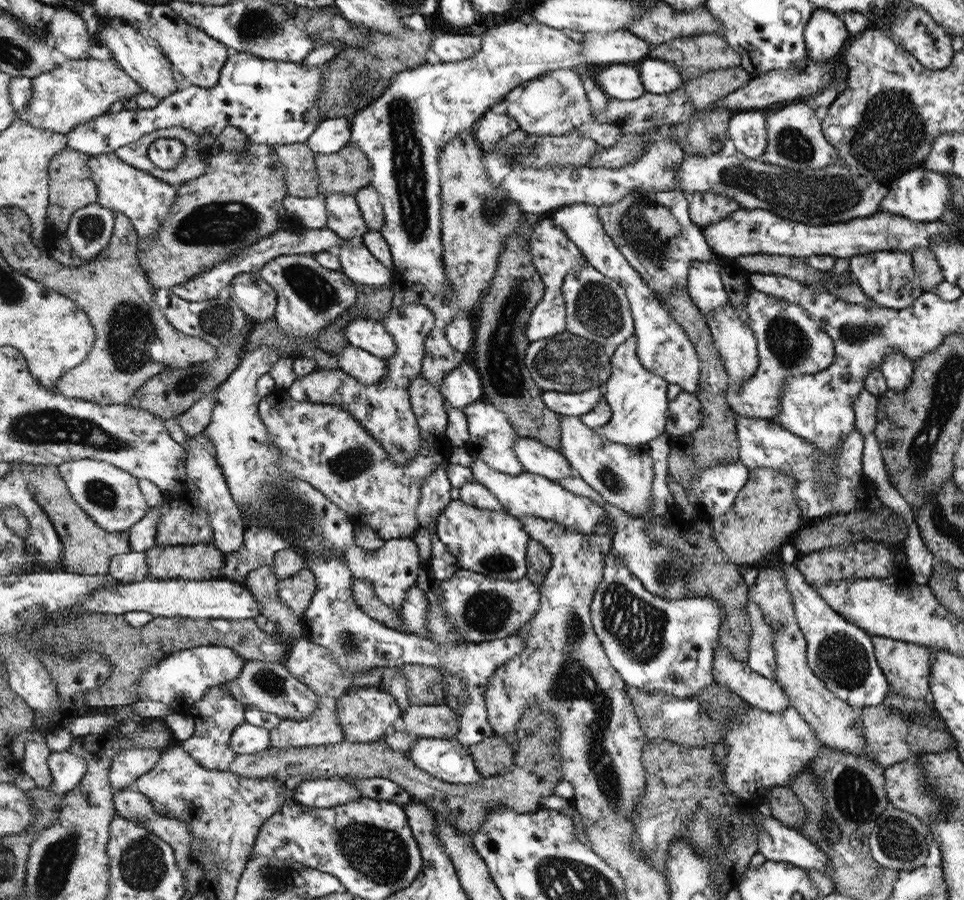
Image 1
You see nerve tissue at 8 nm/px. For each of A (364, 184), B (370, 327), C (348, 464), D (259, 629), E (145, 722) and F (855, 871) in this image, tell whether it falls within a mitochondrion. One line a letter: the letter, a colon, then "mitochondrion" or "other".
A: other
B: other
C: mitochondrion
D: other
E: other
F: other

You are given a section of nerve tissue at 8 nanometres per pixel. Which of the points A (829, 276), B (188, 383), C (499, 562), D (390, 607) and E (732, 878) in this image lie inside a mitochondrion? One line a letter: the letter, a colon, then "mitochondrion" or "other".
A: other
B: mitochondrion
C: mitochondrion
D: other
E: other

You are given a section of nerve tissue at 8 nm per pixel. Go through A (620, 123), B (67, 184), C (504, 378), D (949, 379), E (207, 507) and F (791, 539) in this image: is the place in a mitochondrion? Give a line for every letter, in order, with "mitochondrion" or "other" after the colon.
A: other
B: other
C: mitochondrion
D: mitochondrion
E: other
F: other

